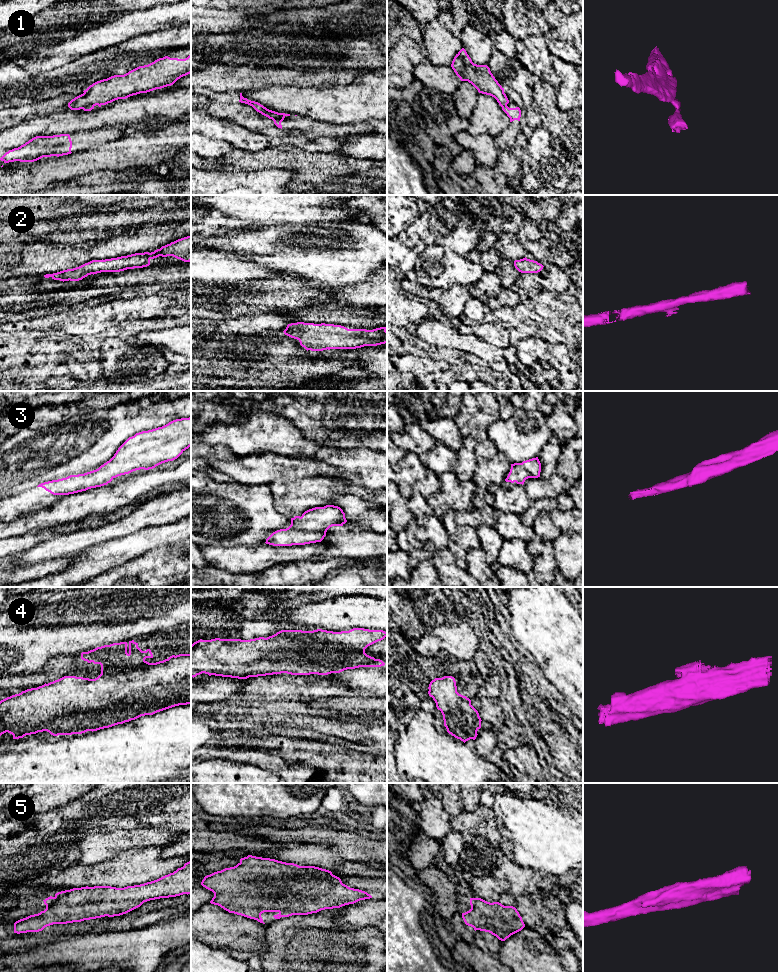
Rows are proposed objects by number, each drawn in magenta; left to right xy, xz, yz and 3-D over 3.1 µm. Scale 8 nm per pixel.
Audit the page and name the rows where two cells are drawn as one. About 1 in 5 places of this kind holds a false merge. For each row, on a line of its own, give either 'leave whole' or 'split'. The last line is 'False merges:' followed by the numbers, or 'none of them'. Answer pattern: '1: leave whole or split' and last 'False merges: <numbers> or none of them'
1: split
2: leave whole
3: leave whole
4: leave whole
5: leave whole
False merges: 1

